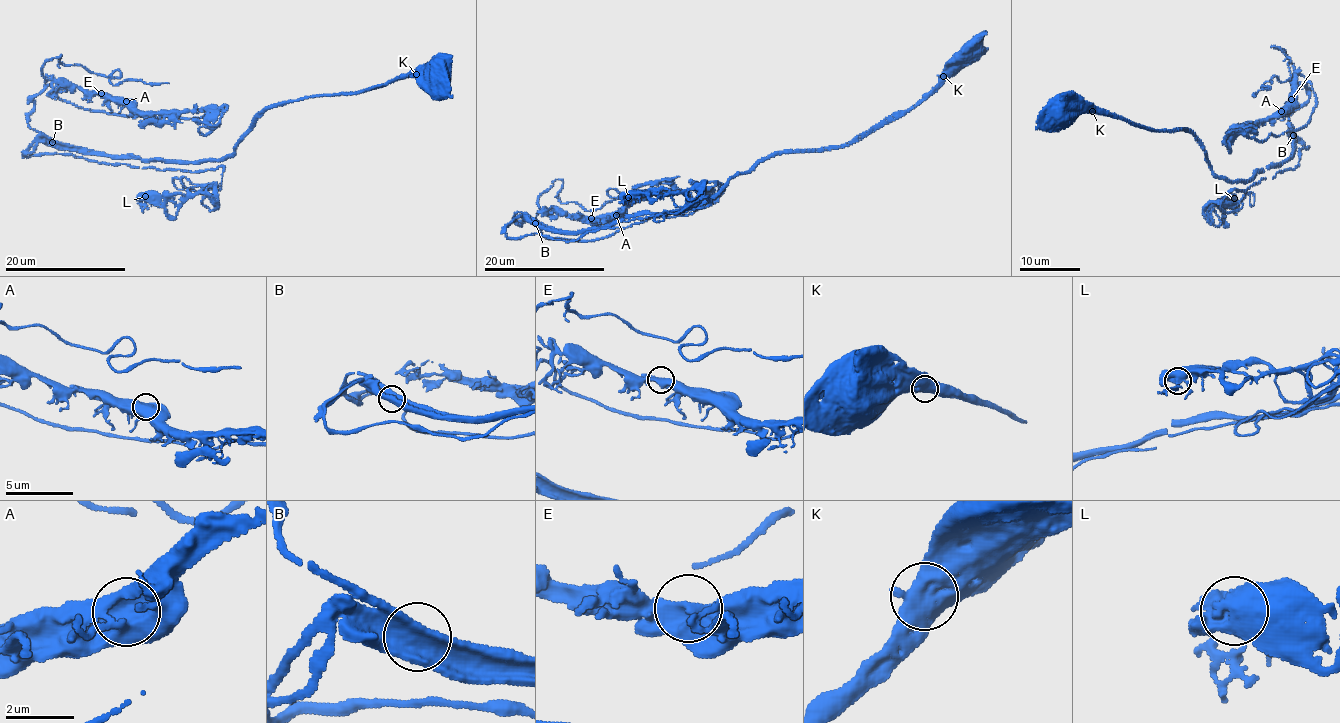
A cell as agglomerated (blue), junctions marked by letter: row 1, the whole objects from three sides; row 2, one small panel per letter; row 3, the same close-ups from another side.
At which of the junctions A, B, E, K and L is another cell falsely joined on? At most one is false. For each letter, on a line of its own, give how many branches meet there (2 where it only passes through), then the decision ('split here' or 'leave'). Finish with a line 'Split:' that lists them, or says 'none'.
A: 2 branches meet; leave
B: 2 branches meet; leave
E: 2 branches meet; leave
K: 2 branches meet; leave
L: 2 branches meet; leave
Split: none

